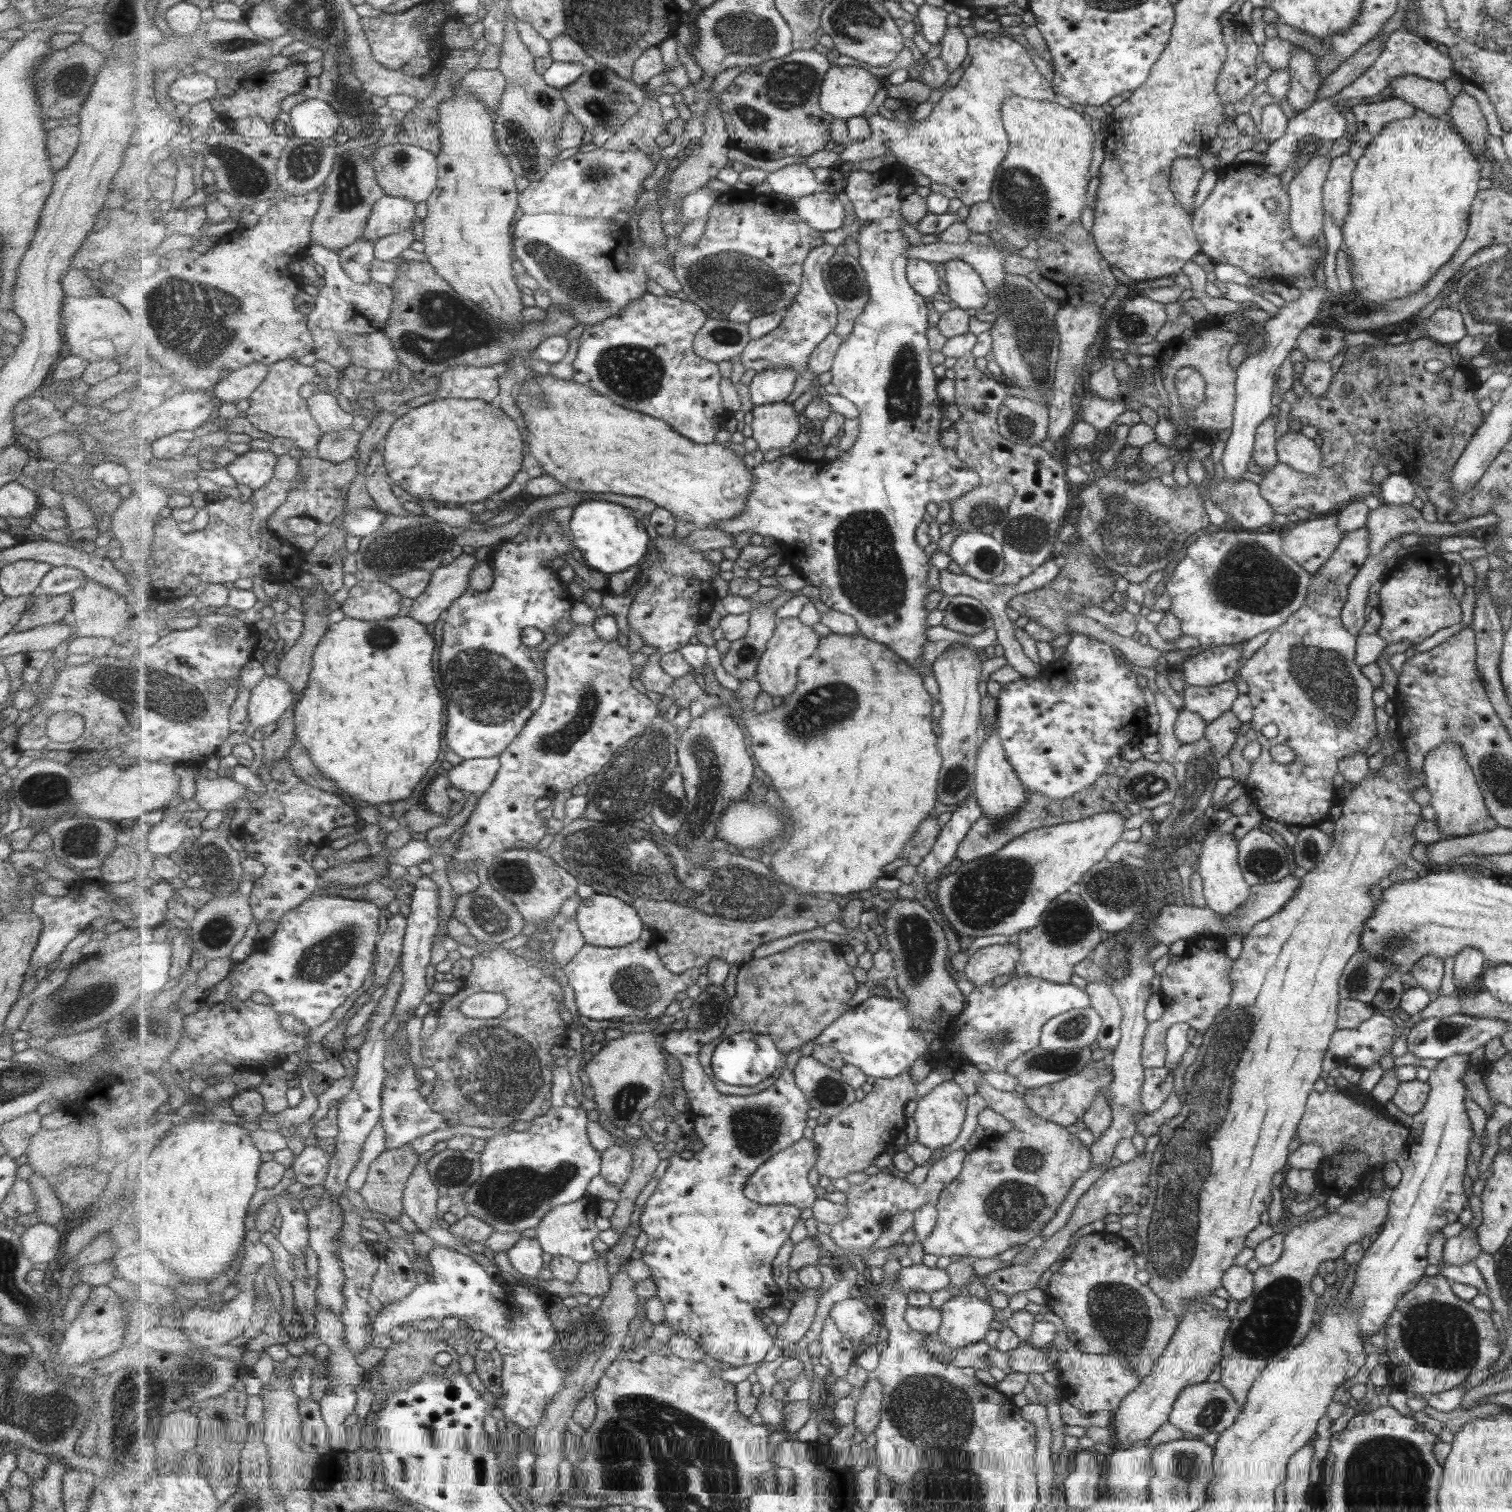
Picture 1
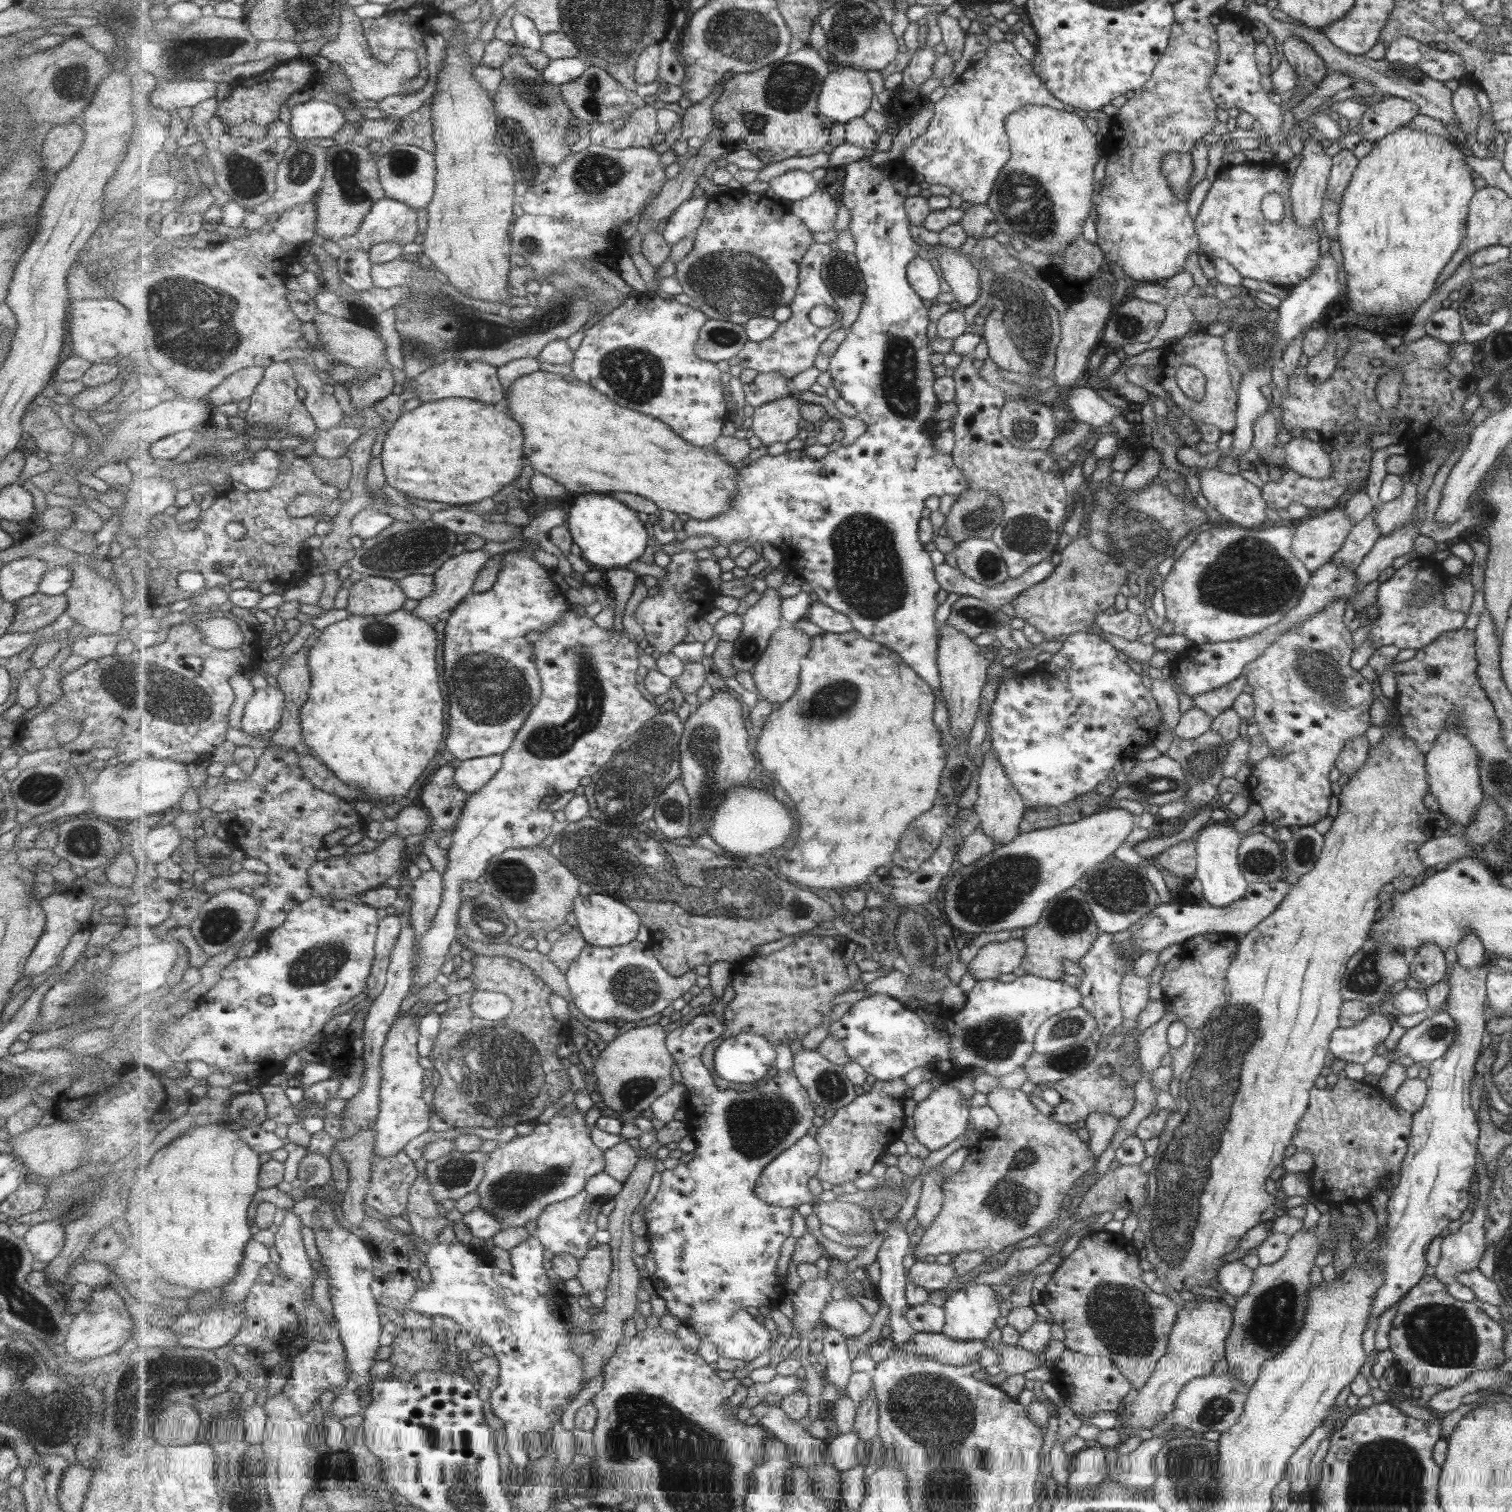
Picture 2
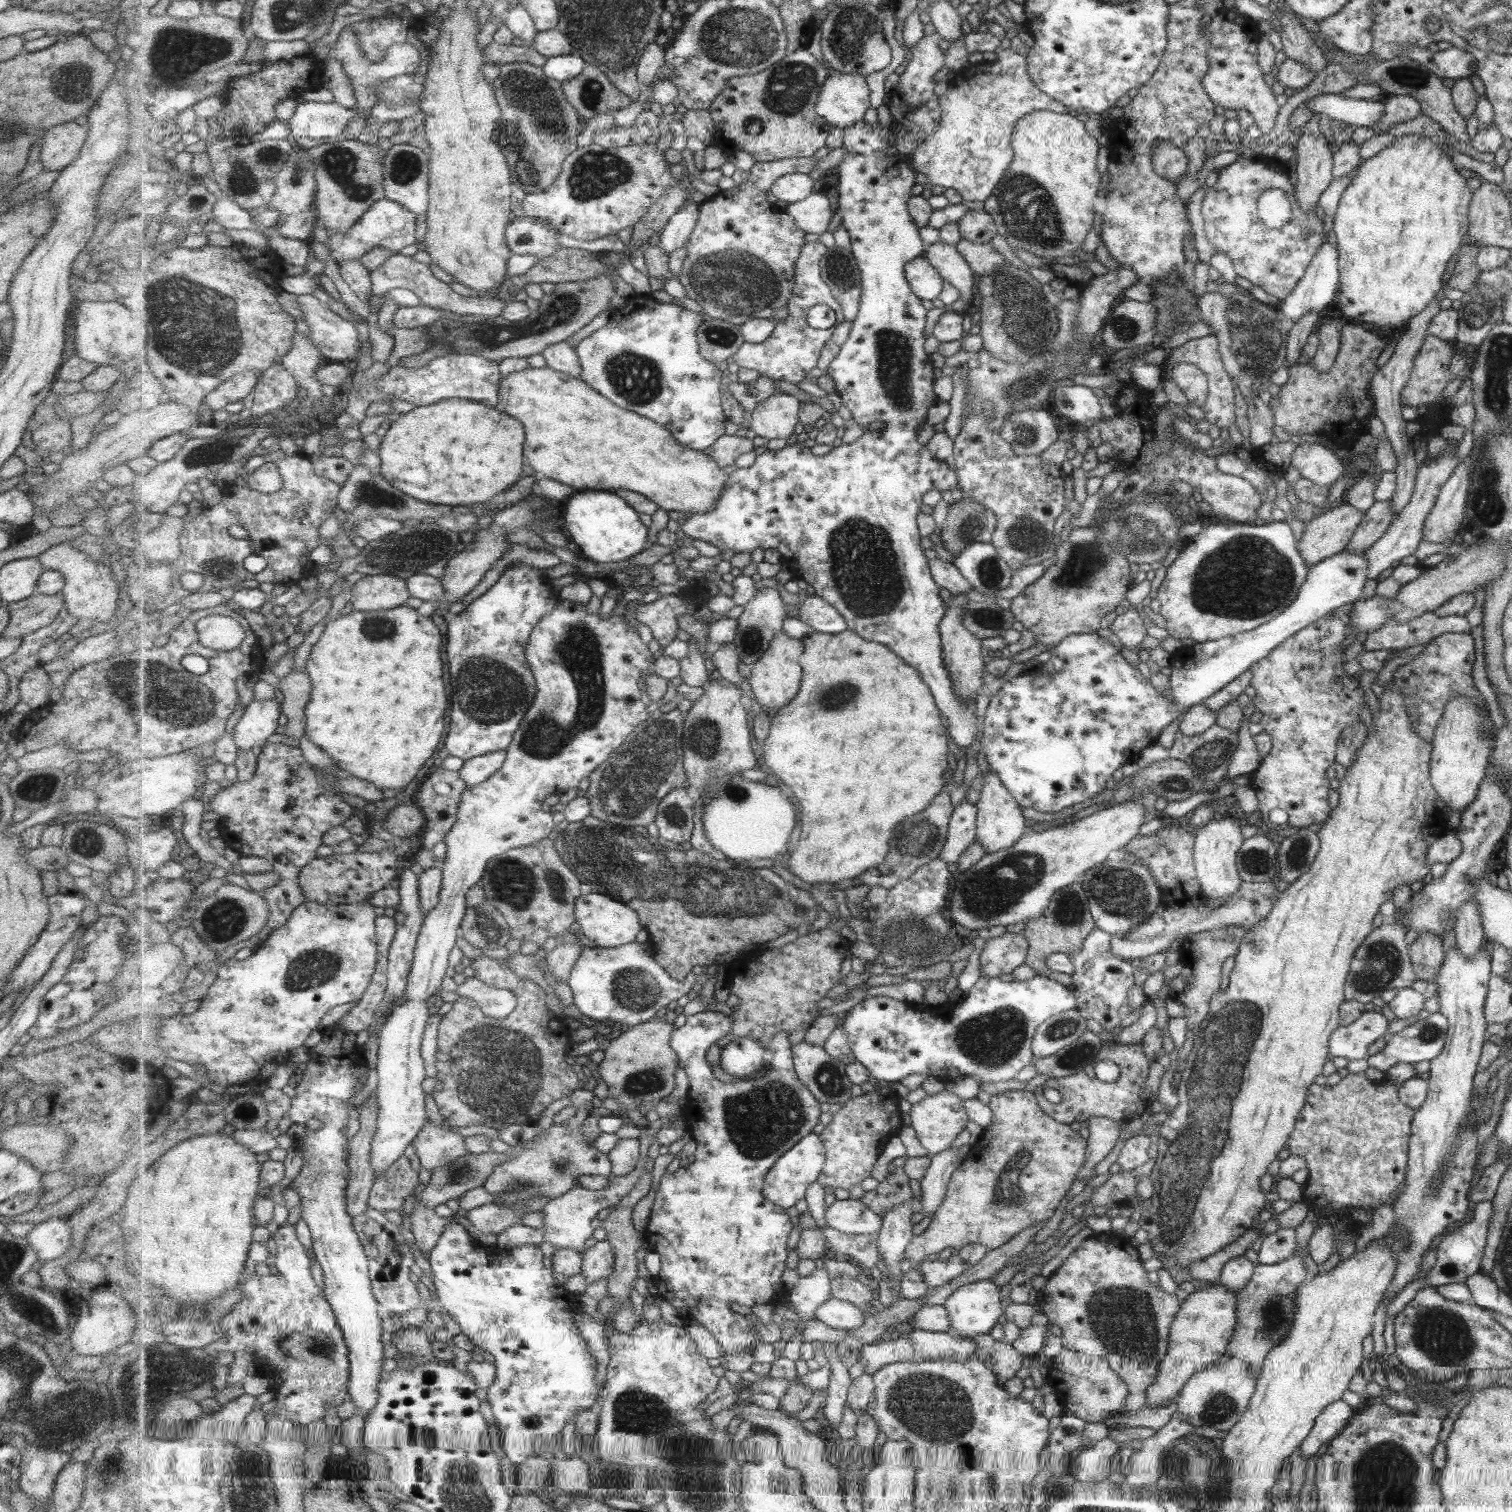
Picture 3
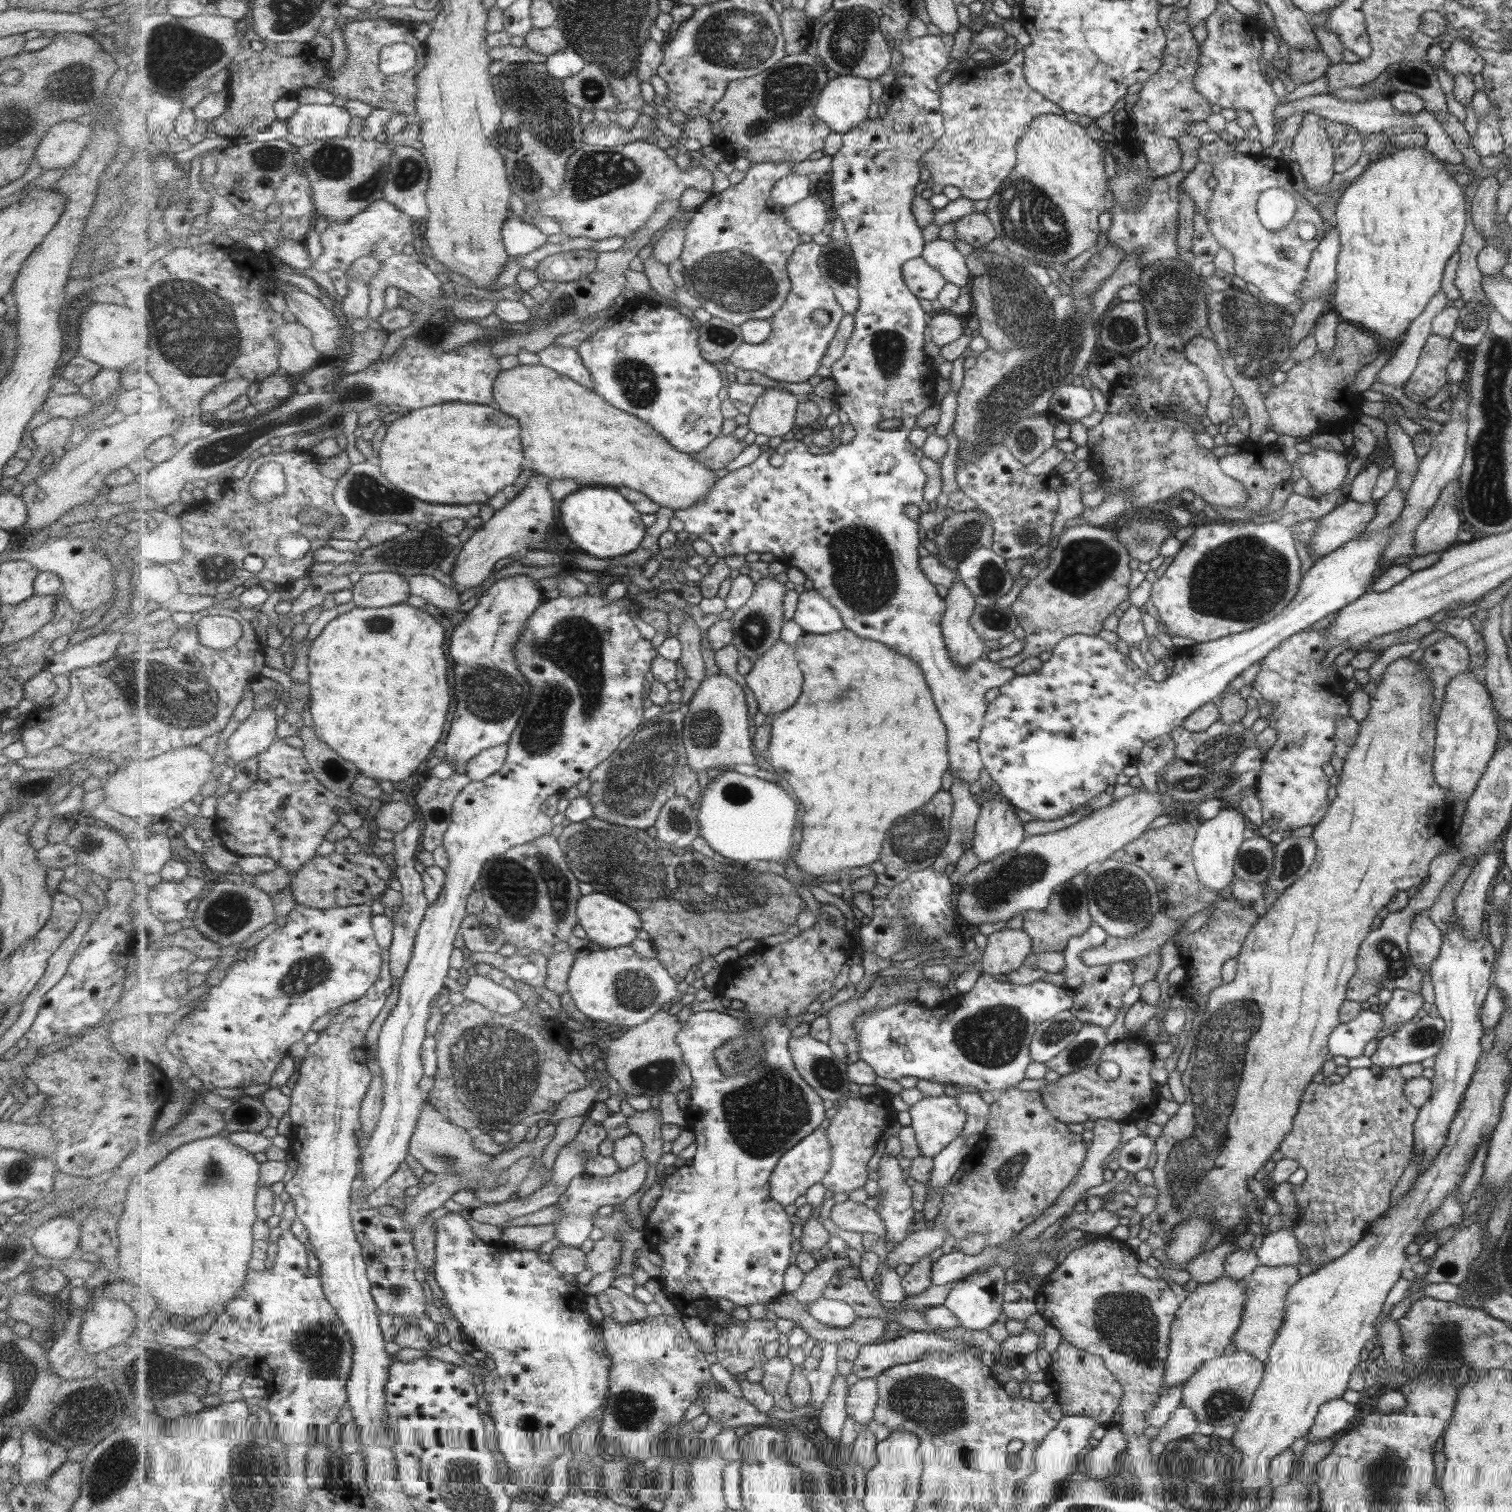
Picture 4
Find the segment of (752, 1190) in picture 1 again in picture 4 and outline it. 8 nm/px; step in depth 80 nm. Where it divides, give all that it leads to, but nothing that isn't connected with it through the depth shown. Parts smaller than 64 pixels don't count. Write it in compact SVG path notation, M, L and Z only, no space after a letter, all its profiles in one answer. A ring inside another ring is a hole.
M817 1129L781 1157L778 1167L772 1174L772 1197L783 1206L793 1204L802 1194L806 1194L811 1186L821 1183L828 1176L832 1164L834 1164L834 1148L828 1137L828 1130Z

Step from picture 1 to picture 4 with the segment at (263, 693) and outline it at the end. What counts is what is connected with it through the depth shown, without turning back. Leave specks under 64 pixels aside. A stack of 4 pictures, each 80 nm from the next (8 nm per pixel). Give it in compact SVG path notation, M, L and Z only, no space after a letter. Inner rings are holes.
M265 706L253 711L230 735L227 740L227 755L235 764L259 758L277 740L275 712Z

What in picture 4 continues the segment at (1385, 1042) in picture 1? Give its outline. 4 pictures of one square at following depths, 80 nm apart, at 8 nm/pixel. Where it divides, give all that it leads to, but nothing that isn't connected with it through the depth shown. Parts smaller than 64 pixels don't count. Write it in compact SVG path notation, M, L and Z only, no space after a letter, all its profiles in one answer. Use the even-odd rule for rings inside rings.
M1375 1008L1361 1010L1349 1022L1341 1023L1329 1033L1328 1049L1331 1056L1357 1058L1363 1052L1363 1046L1374 1038L1377 1031L1383 1029L1381 1014Z

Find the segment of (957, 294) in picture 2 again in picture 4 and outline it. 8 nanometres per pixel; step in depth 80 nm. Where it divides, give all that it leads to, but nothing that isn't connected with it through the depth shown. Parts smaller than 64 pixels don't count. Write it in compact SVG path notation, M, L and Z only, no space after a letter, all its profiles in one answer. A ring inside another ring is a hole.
M938 236L926 243L922 257L929 266L940 271L945 279L959 288L973 279L966 268L965 256L957 250L952 241Z

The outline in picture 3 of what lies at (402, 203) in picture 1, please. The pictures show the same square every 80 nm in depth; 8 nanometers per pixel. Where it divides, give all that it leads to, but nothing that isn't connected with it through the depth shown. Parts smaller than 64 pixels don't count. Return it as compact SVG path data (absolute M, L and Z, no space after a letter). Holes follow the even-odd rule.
M383 198L375 202L352 229L328 233L326 246L330 248L329 257L341 266L350 260L360 259L379 246L390 250L393 255L399 254L403 248L415 244L415 232L417 232L415 215L402 204Z

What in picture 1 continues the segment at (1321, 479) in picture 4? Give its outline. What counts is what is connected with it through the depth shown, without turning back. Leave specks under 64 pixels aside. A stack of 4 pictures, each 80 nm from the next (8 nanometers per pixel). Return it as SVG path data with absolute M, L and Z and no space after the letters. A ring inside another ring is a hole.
M1287 431L1276 440L1277 462L1303 475L1317 472L1321 464L1321 453L1315 442L1301 436L1299 431Z

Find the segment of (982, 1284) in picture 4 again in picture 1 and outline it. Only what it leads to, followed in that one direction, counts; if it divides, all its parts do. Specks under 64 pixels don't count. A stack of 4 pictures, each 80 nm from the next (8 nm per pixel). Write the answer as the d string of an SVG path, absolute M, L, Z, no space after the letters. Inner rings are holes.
M955 1295L941 1306L941 1328L937 1335L950 1349L960 1349L985 1338L993 1320L993 1309L981 1298Z

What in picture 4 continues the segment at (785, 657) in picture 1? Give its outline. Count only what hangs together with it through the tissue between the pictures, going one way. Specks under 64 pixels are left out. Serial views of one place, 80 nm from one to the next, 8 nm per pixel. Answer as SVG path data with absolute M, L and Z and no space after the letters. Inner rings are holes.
M780 639L771 650L755 660L753 670L745 677L748 688L755 694L760 711L767 716L777 716L793 708L804 693L804 674L794 645L788 645Z

